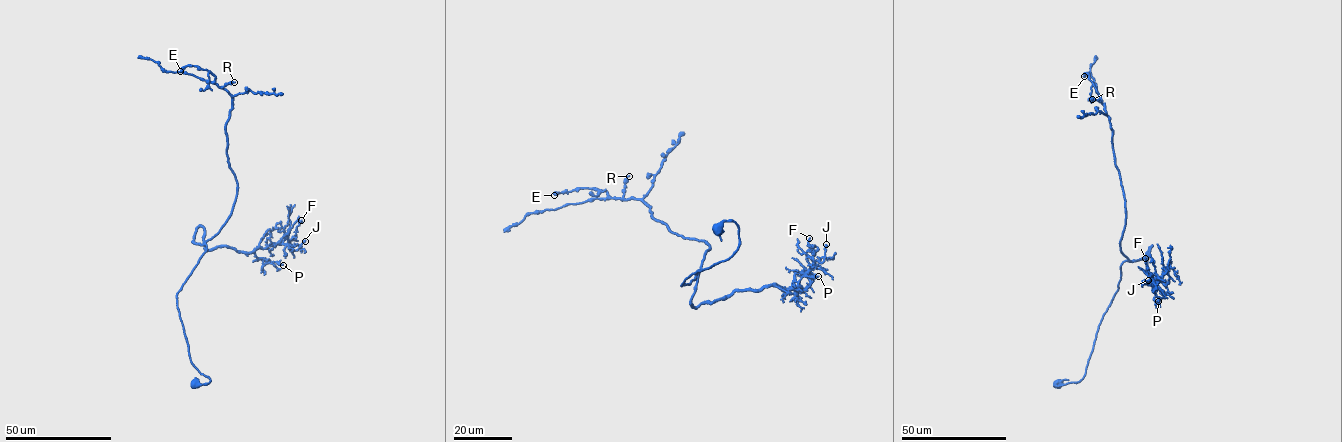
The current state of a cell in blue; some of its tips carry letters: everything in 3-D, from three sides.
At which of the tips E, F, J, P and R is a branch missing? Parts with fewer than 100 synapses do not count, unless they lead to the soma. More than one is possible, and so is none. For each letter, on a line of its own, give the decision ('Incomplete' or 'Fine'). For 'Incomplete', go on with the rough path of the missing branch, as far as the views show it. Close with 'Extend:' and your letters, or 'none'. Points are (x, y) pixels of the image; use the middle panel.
E: Fine
F: Fine
J: Fine
P: Fine
R: Fine
Extend: none

